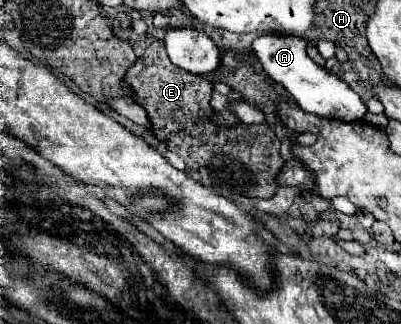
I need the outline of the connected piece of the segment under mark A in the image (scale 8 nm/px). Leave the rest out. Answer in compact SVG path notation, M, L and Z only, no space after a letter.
M265 34L253 40L253 52L259 58L267 76L275 84L281 84L289 92L289 96L299 104L299 108L303 108L309 114L335 118L343 122L361 120L367 112L365 102L343 80L339 80L339 76L317 66L307 56L305 48L307 48L307 40L295 36L283 36L283 34Z

